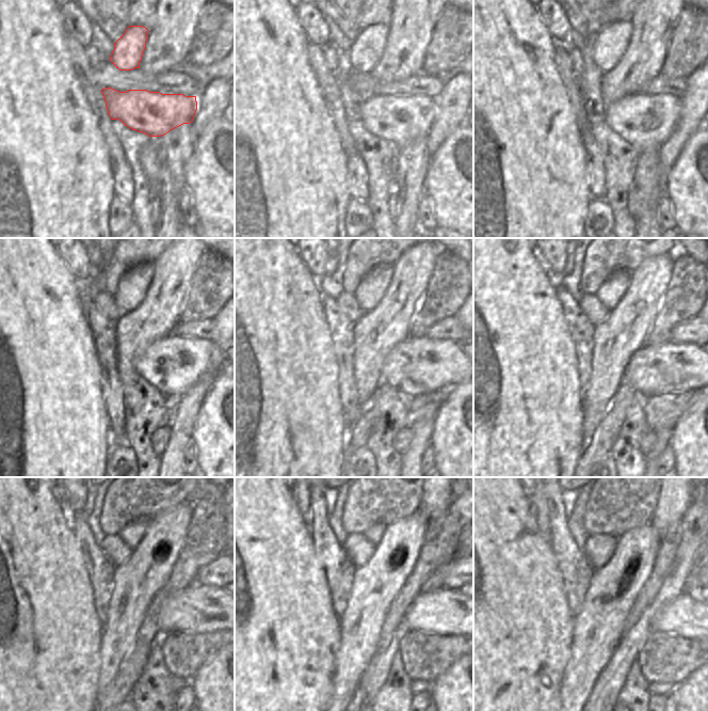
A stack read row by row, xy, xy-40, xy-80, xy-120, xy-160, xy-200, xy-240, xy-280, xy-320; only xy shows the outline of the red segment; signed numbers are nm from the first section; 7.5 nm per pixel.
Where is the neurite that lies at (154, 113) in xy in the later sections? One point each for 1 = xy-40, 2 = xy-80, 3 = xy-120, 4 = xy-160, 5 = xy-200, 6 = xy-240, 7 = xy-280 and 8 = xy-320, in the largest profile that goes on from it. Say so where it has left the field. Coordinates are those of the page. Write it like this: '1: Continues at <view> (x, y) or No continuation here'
1: Continues at xy-40 (400, 120)
2: Continues at xy-80 (645, 122)
3: Continues at xy-120 (173, 364)
4: Continues at xy-160 (418, 365)
5: Continues at xy-200 (670, 367)
6: Continues at xy-240 (198, 609)
7: Continues at xy-280 (445, 611)
8: Continues at xy-320 (687, 616).

